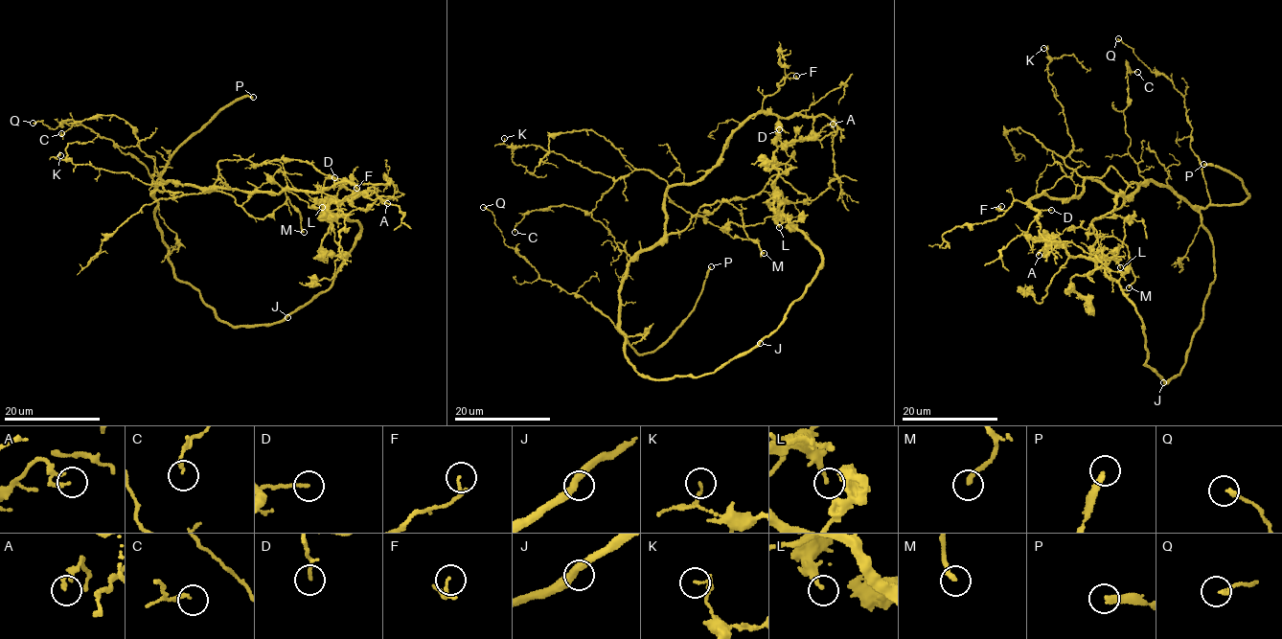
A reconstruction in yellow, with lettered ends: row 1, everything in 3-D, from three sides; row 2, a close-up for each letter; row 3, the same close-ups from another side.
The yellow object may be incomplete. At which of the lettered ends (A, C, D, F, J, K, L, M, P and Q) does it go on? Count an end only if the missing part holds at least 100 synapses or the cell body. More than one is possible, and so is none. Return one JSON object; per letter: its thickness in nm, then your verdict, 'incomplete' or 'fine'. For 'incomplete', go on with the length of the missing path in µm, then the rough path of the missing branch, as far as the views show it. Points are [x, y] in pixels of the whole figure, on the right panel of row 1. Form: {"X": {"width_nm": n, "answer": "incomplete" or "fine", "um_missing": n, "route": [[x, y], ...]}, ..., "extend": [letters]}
{"A": {"width_nm": 180, "answer": "fine"}, "C": {"width_nm": 170, "answer": "fine"}, "D": {"width_nm": 160, "answer": "fine"}, "F": {"width_nm": 80, "answer": "fine"}, "J": {"width_nm": 360, "answer": "fine"}, "K": {"width_nm": 140, "answer": "fine"}, "L": {"width_nm": 220, "answer": "fine"}, "M": {"width_nm": 240, "answer": "fine"}, "P": {"width_nm": 280, "answer": "incomplete", "um_missing": 80, "route": [[1203, 164], [1160, 168], [1075, 161], [1048, 166], [1028, 176], [972, 188], [951, 224], [944, 228], [946, 221]]}, "Q": {"width_nm": 180, "answer": "fine"}, "extend": ["P"]}

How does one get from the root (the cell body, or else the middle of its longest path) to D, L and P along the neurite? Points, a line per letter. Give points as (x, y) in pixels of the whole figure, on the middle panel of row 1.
D: (664, 229), (665, 194), (668, 190), (704, 178), (736, 129), (752, 116), (768, 112), (777, 117), (779, 129)
L: (664, 229), (677, 233), (696, 215), (720, 227), (753, 224), (777, 214), (780, 202), (779, 227)
P: (664, 229), (632, 259), (620, 291), (618, 330), (634, 351), (651, 352), (667, 340), (695, 307), (711, 266)

